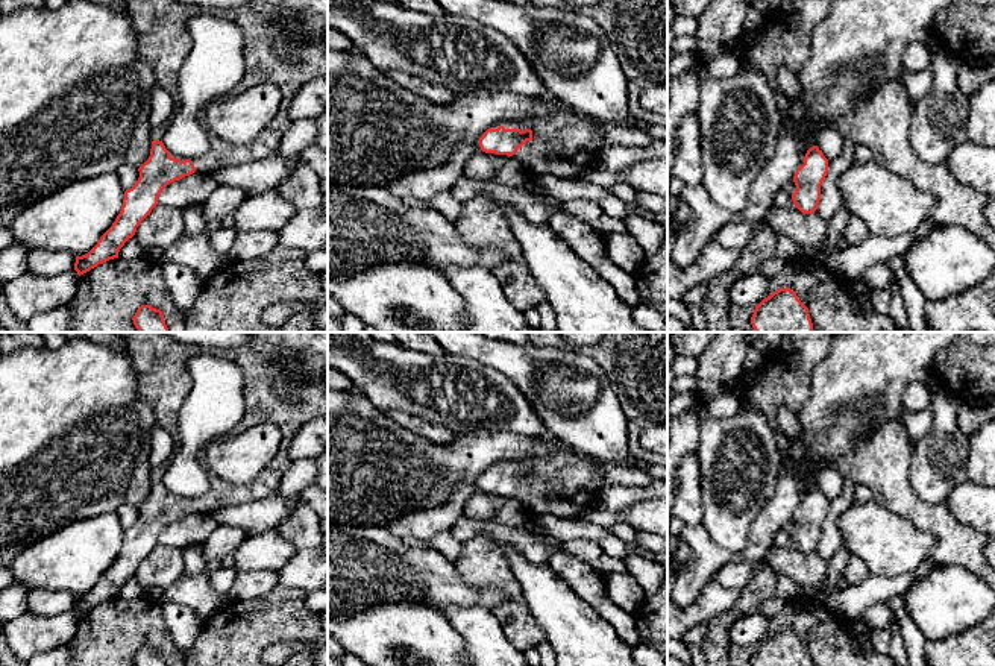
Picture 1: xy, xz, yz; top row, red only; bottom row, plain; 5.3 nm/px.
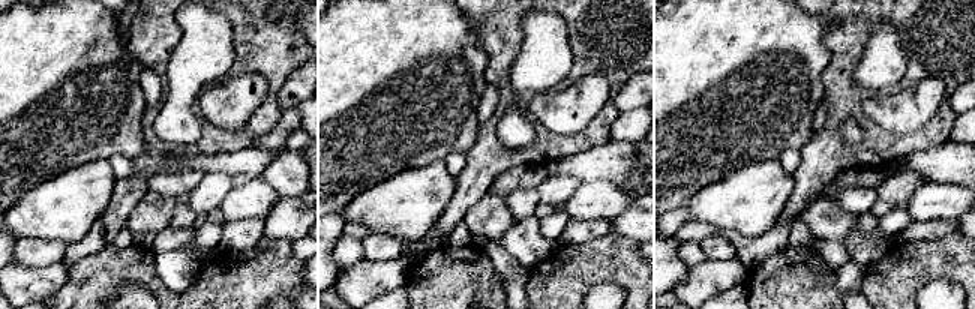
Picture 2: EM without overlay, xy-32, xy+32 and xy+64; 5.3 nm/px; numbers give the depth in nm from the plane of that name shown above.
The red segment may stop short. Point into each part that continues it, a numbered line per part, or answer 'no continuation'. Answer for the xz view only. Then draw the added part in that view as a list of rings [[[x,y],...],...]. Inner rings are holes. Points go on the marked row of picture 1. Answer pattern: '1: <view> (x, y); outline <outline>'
1: xz (564, 144); outline [[[557,111],[551,117],[534,121],[501,121],[490,126],[490,129],[531,129],[532,140],[526,141],[513,158],[522,165],[526,176],[552,174],[569,181],[582,181],[584,174],[596,167],[599,153],[607,147],[598,127],[590,120],[573,114],[572,111]]]

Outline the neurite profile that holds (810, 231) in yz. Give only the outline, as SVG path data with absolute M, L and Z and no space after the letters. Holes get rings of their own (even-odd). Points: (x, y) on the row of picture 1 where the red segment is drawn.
M784 190L777 193L764 220L778 235L786 235L807 249L815 250L827 240L828 221L816 211L802 214Z

